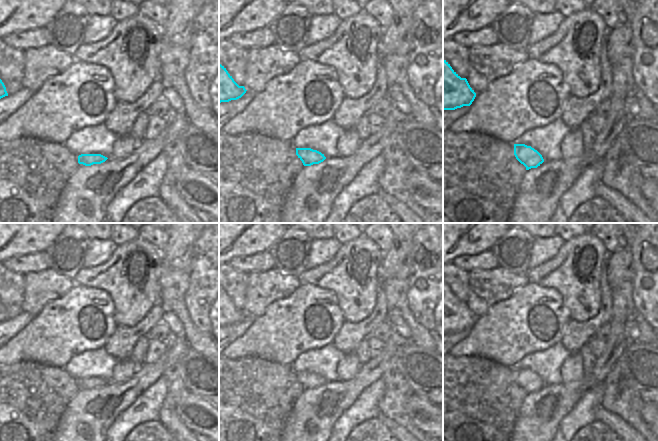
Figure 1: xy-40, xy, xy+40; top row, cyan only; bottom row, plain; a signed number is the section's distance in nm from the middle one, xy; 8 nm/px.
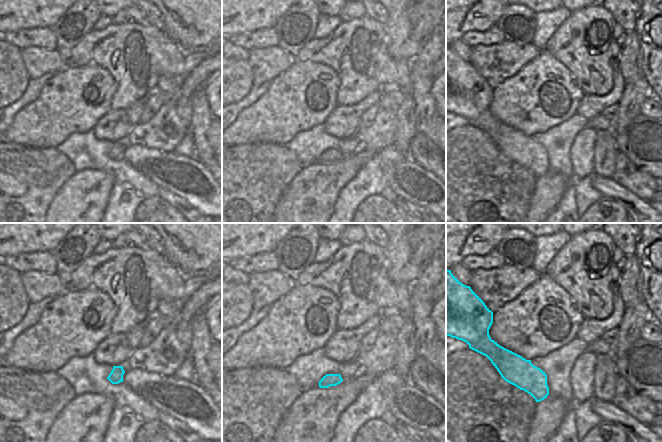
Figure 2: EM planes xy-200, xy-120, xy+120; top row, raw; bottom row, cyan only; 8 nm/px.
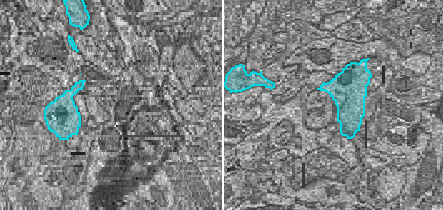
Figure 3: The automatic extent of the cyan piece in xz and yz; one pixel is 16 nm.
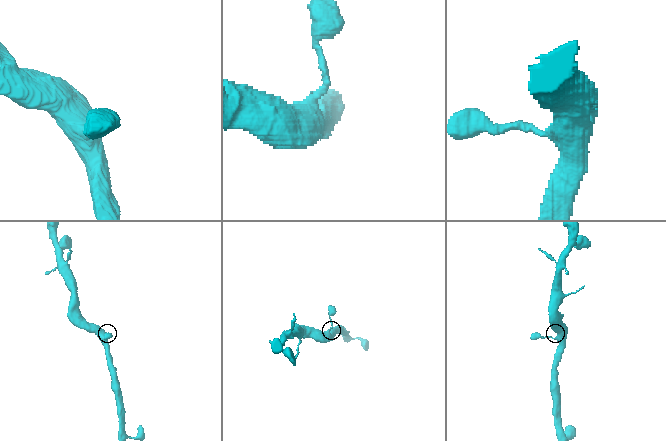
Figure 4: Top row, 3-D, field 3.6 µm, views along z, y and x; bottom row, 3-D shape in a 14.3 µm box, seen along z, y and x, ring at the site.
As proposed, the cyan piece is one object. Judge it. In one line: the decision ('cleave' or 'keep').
keep

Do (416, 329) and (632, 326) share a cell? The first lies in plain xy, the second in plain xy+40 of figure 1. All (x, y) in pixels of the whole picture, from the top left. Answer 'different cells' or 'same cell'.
different cells

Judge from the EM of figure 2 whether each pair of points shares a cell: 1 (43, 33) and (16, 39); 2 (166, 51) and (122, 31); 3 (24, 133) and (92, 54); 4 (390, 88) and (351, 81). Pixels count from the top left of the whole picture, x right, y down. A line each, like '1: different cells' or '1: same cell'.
1: same cell
2: same cell
3: different cells
4: different cells

